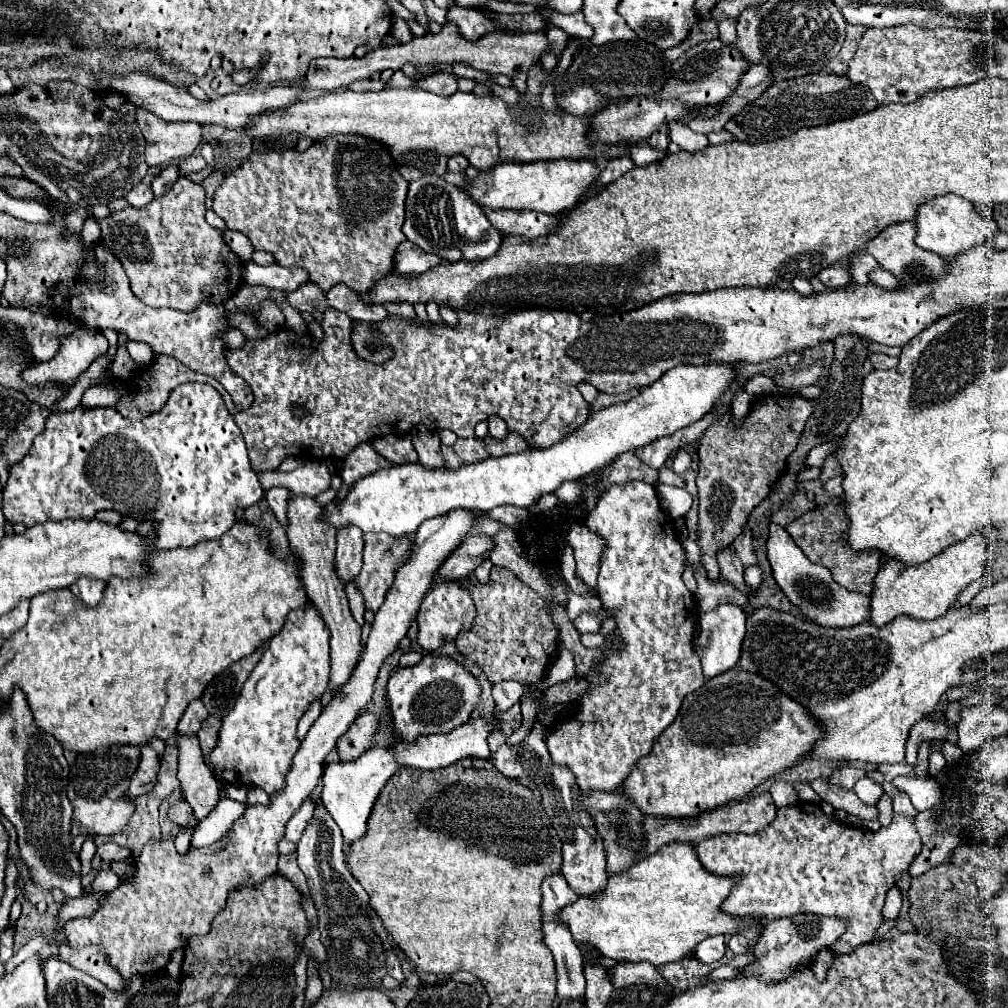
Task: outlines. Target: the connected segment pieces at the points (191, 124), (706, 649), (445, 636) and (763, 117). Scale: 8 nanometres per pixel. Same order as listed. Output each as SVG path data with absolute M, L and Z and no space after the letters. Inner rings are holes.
M141 107L135 109L135 119L147 141L147 165L163 165L175 159L185 159L201 143L201 125L195 121L167 123Z
M731 603L717 605L713 611L707 611L699 617L697 633L699 635L695 639L695 651L701 659L705 679L711 679L715 675L721 675L733 669L733 665L737 665L741 655L741 643L745 637L745 613L741 611L739 605L731 605Z
M457 581L453 583L433 583L431 589L425 593L421 607L417 611L417 623L419 623L419 633L417 633L417 643L421 645L423 651L435 653L439 651L445 643L451 643L459 631L465 631L473 625L473 615L475 607L473 601L469 599L469 593L463 593Z
M813 73L789 81L773 83L757 101L751 101L743 107L739 115L729 119L725 125L727 131L733 133L737 141L749 143L765 143L773 139L787 137L787 127L815 127L833 121L841 121L845 117L855 117L859 113L873 111L877 101L867 91L865 85L853 83L845 75L833 73Z

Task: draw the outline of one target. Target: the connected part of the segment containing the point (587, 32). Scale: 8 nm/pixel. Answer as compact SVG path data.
M541 11L545 15L545 21L551 25L561 27L567 35L571 37L591 37L593 29L585 23L581 11L573 13L573 15L563 15L563 13L551 13L551 11Z

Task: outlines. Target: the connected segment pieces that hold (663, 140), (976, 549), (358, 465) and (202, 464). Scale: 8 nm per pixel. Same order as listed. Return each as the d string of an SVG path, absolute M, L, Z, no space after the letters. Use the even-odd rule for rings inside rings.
M655 131L655 133L647 139L647 145L653 147L653 149L659 149L659 151L667 151L669 135L667 135L665 131Z
M971 535L969 539L963 539L961 543L947 547L937 557L929 559L929 563L921 563L921 567L897 567L897 563L883 563L883 567L873 579L867 621L875 627L883 627L899 615L907 615L923 621L943 617L949 611L949 607L957 601L959 593L969 583L985 575L993 553L995 547L989 537Z
M359 443L345 459L341 459L341 477L345 481L345 485L357 481L359 477L365 477L369 473L375 473L379 469L387 469L393 467L393 463L389 463L387 459L383 459L381 455L377 455L377 451L373 451L371 443Z
M183 383L169 395L167 405L141 421L129 421L113 407L55 413L25 459L13 467L3 491L3 515L11 523L33 527L45 521L93 519L101 509L113 509L123 517L153 521L157 525L157 549L191 547L205 539L219 539L235 523L235 511L259 503L263 497L257 473L247 459L241 431L227 411L221 395L207 383Z

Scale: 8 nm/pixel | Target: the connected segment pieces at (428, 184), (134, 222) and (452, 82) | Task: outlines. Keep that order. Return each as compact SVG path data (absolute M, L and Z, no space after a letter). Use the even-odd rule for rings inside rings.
M425 175L409 183L405 201L405 237L423 251L441 255L447 261L477 261L495 255L503 241L503 233L489 223L481 209L473 207L461 189L445 183L439 175Z
M179 177L165 195L155 197L147 207L127 207L123 211L113 211L105 219L97 219L95 215L89 219L99 223L101 243L121 261L135 297L149 307L171 307L189 313L201 303L223 305L243 285L245 263L227 247L223 231L213 229L205 221L205 189L187 177Z
M433 73L433 75L427 75L423 79L417 79L413 83L413 87L435 93L439 97L449 97L457 91L457 77L449 75L449 73Z

